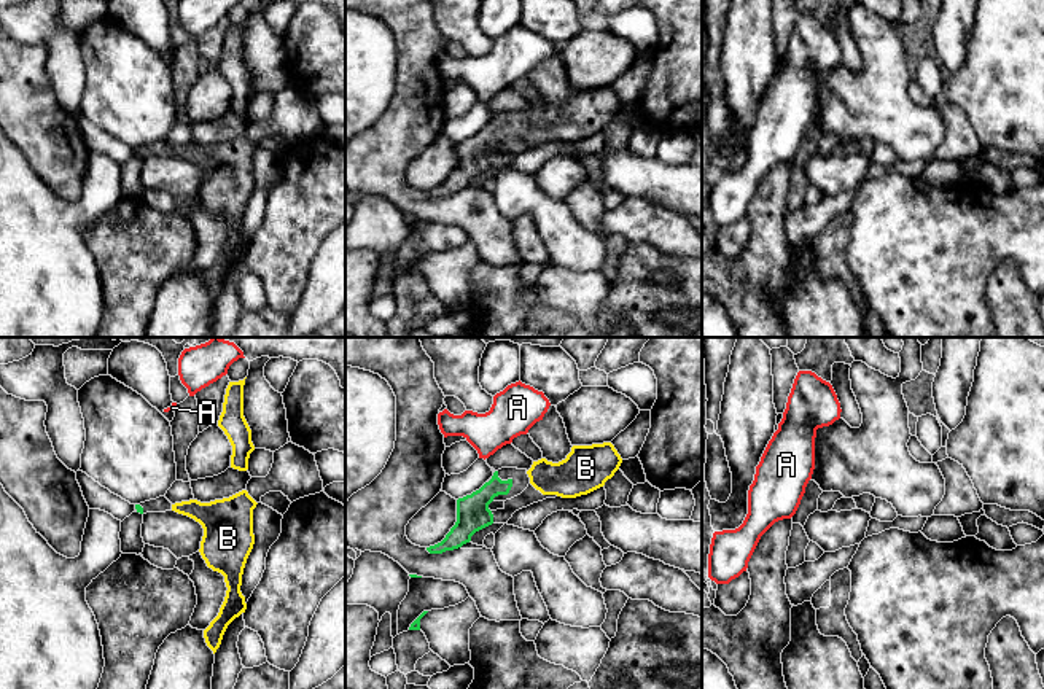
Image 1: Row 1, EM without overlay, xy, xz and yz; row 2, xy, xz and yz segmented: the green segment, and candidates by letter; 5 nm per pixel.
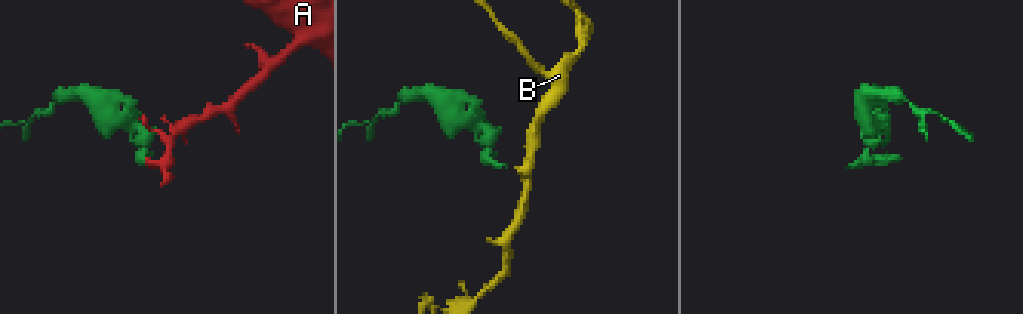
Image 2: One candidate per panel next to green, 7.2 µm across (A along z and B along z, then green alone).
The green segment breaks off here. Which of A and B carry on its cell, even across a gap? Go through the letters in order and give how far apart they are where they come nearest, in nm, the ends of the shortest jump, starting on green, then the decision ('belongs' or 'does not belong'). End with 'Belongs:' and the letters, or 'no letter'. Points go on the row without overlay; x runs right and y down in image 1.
A: 80 nm apart; from green across xz (495, 115), (487, 101); does not belong
B: 90 nm apart; from green across xz (511, 123), (527, 116); belongs
Belongs: B

